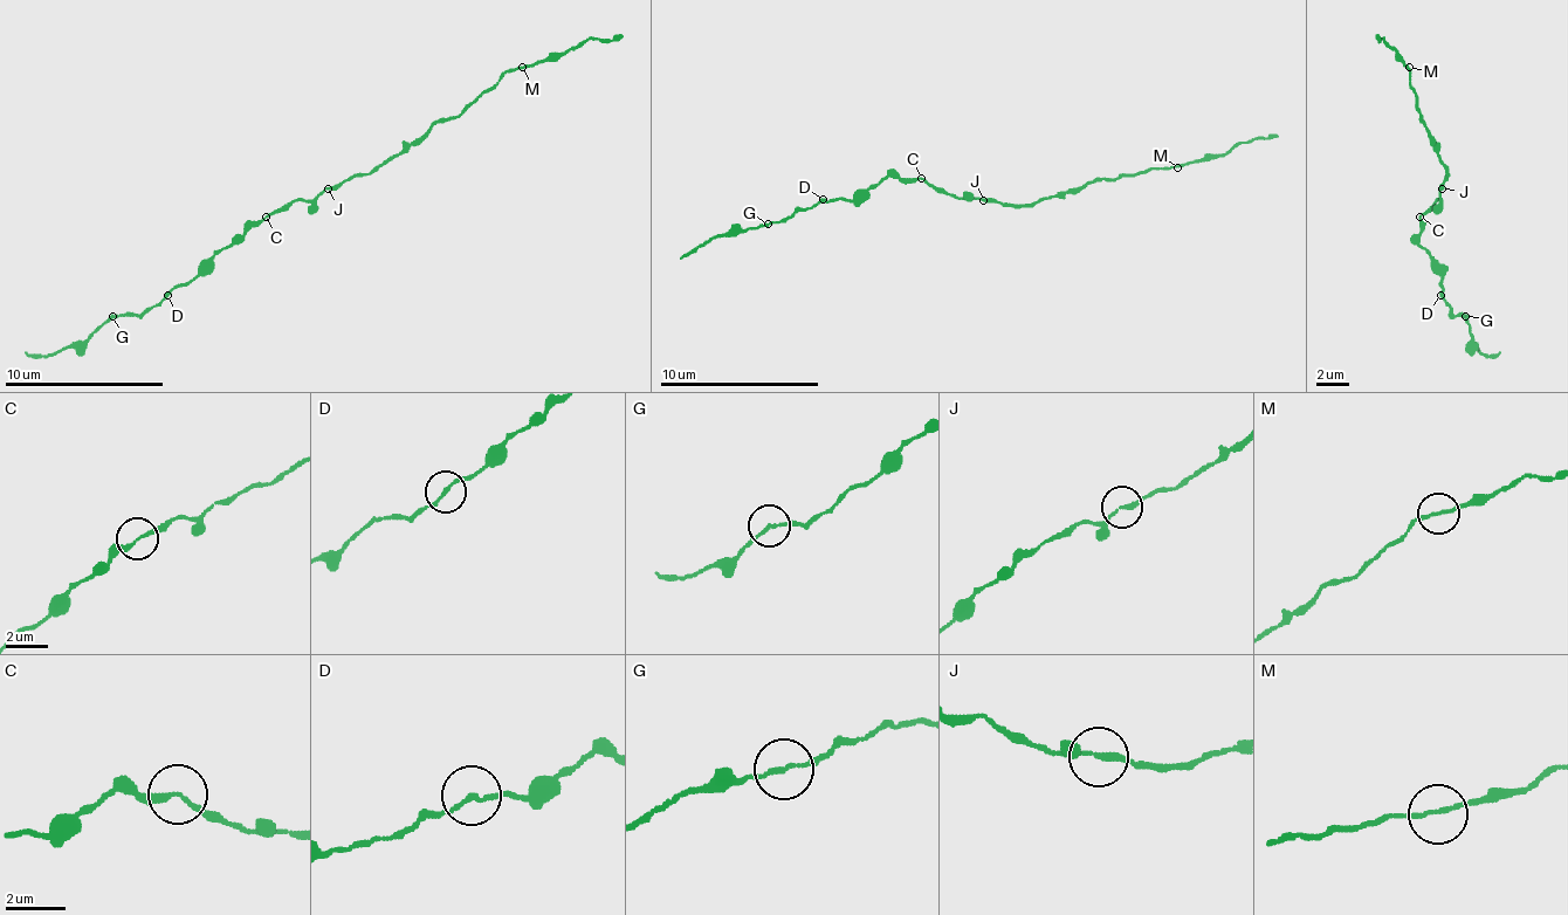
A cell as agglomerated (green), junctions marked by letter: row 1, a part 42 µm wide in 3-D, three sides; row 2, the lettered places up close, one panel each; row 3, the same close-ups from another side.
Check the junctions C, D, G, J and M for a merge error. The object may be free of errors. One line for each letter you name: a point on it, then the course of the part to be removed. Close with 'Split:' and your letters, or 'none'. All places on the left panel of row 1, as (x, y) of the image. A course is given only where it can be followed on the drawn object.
Split: none

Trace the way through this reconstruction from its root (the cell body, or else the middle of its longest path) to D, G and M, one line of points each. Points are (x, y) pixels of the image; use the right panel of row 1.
D: (1441, 199), (1421, 215), (1421, 231), (1417, 235), (1441, 275), (1441, 295)
G: (1441, 199), (1421, 215), (1417, 239), (1441, 275), (1441, 295), (1457, 315), (1465, 315)
M: (1441, 199), (1444, 167), (1437, 156), (1432, 135), (1421, 119), (1417, 95), (1409, 83), (1409, 67)

